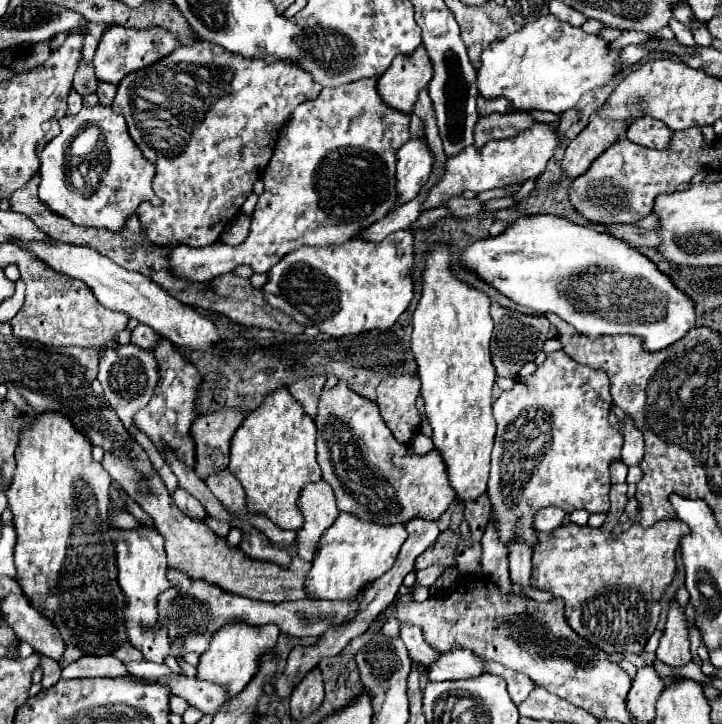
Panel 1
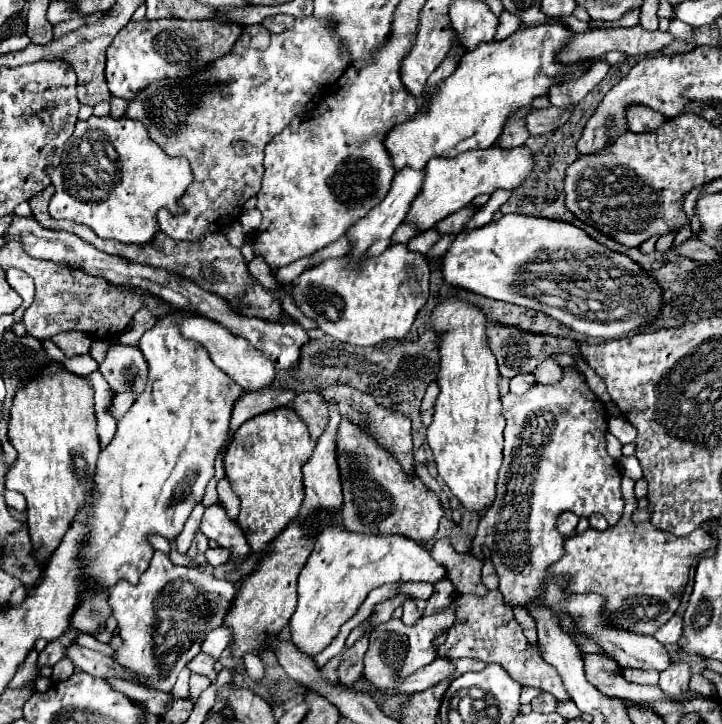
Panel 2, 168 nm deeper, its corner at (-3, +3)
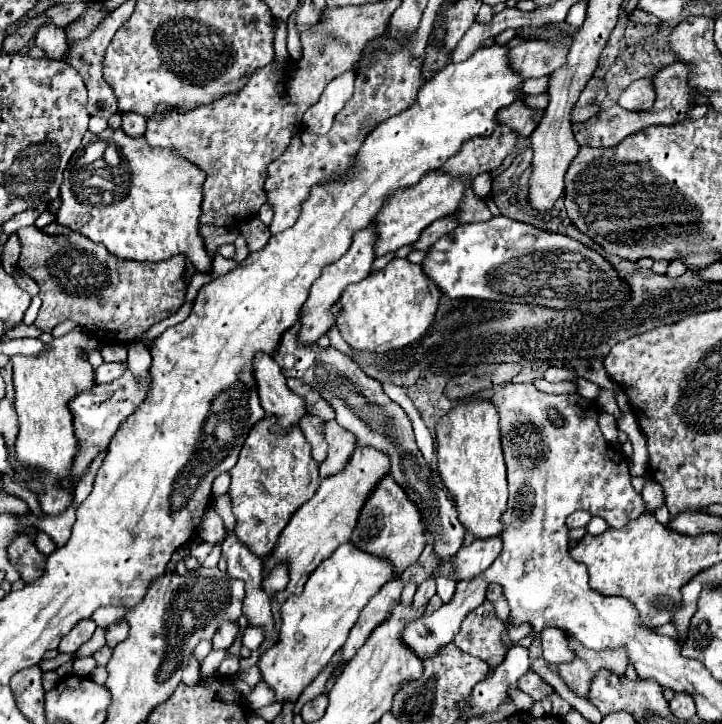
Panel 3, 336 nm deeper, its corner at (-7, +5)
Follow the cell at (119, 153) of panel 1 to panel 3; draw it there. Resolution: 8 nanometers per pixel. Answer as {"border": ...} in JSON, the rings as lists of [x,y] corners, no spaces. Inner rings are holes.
{"border":[[[108,129],[108,145],[114,145],[116,149],[118,149],[118,153],[120,153],[120,163],[116,165],[116,167],[110,167],[110,165],[106,165],[106,161],[104,159],[100,159],[100,161],[96,161],[96,163],[92,163],[92,165],[78,165],[78,157],[82,157],[82,149],[88,145],[88,143],[94,143],[94,141],[100,141],[102,137],[100,135],[92,135],[92,133],[88,133],[86,137],[84,137],[84,145],[80,147],[80,151],[72,157],[72,161],[70,161],[70,165],[68,165],[68,171],[64,171],[64,183],[62,183],[62,187],[60,187],[60,199],[62,199],[62,203],[60,203],[60,209],[58,209],[58,213],[56,213],[56,223],[58,225],[64,225],[64,227],[70,227],[72,231],[80,231],[82,235],[86,235],[88,239],[92,239],[92,241],[96,241],[96,243],[102,243],[102,245],[106,245],[108,247],[108,251],[114,255],[114,257],[118,257],[118,259],[126,259],[126,261],[150,261],[150,263],[158,263],[158,261],[164,261],[164,259],[170,259],[170,257],[174,257],[174,255],[178,255],[178,253],[184,253],[184,255],[188,255],[190,257],[190,263],[196,267],[196,271],[200,271],[200,273],[210,273],[210,267],[212,267],[212,257],[206,253],[206,247],[204,247],[204,239],[202,239],[202,235],[200,235],[200,231],[198,231],[198,225],[200,225],[200,215],[202,215],[202,183],[204,183],[204,179],[206,179],[206,175],[200,171],[200,169],[196,169],[196,165],[192,165],[192,163],[188,163],[188,161],[182,161],[182,159],[178,159],[170,149],[160,149],[160,147],[148,147],[148,143],[146,143],[146,139],[132,139],[132,137],[128,137],[128,135],[124,135],[124,131],[122,129],[118,129],[118,131],[110,131]]]}

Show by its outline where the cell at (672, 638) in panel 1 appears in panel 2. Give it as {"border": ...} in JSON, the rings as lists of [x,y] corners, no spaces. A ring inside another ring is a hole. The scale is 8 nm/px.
{"border":[[[672,661],[670,665],[668,665],[668,669],[664,669],[662,673],[660,673],[660,683],[658,683],[658,687],[664,691],[664,693],[668,693],[670,697],[674,697],[674,699],[678,699],[684,691],[688,691],[688,681],[690,681],[690,675],[692,675],[692,671],[690,671],[690,665],[686,663],[686,661]]]}

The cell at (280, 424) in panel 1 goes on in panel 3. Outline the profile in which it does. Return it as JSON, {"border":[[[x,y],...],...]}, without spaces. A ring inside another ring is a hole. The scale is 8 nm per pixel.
{"border":[[[272,417],[262,419],[248,433],[240,451],[238,463],[230,469],[230,501],[236,517],[234,535],[260,559],[272,555],[282,529],[290,517],[314,497],[320,485],[318,465],[310,455],[308,441],[302,431],[288,431],[288,435],[272,435]]]}

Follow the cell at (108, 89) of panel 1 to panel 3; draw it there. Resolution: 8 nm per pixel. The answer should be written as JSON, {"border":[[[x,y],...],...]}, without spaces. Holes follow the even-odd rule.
{"border":[[[122,115],[122,131],[130,137],[144,137],[146,119],[142,115]]]}

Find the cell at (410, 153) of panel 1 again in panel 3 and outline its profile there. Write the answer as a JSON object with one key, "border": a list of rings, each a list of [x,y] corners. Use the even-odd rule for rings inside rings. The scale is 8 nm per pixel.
{"border":[[[368,225],[366,229],[358,231],[354,235],[354,241],[350,245],[350,249],[334,263],[326,265],[322,269],[322,275],[314,281],[312,289],[310,289],[310,297],[302,307],[302,315],[300,315],[300,331],[298,331],[298,339],[304,345],[314,345],[322,335],[326,335],[334,325],[336,325],[336,317],[332,315],[332,305],[340,299],[340,295],[344,293],[344,289],[350,283],[358,283],[364,277],[370,275],[370,267],[374,263],[374,251],[372,251],[372,241],[376,241],[376,233],[374,227]]]}

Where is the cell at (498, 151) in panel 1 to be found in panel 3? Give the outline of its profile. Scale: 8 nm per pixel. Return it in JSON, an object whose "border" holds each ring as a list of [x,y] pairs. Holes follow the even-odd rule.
{"border":[[[430,171],[424,179],[420,179],[420,183],[394,191],[388,197],[388,201],[382,205],[382,209],[376,213],[376,217],[372,219],[376,231],[374,255],[382,257],[386,253],[398,251],[404,245],[414,243],[432,221],[454,213],[462,197],[464,197],[464,183],[440,171]]]}

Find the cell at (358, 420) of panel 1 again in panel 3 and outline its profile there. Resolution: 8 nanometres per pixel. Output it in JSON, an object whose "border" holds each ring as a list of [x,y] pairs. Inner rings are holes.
{"border":[[[390,475],[380,481],[368,503],[362,507],[358,525],[350,541],[362,551],[386,559],[394,567],[394,579],[400,579],[404,569],[418,561],[424,549],[424,525],[420,519],[420,511],[410,499],[406,499],[404,489]]]}

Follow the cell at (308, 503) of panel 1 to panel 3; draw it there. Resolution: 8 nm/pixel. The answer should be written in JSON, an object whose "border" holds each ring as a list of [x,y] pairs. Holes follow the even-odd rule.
{"border":[[[336,421],[324,423],[324,435],[328,441],[328,459],[320,465],[320,477],[338,473],[350,459],[352,449],[356,447],[356,437],[350,431],[342,429]]]}

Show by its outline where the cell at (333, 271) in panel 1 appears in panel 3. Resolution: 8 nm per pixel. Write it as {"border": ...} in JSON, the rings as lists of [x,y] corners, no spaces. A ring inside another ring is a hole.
{"border":[[[392,259],[386,269],[350,285],[332,311],[336,311],[336,327],[350,347],[386,353],[390,349],[406,347],[424,335],[436,317],[438,299],[440,289],[422,275],[420,265],[412,265],[406,259]]]}

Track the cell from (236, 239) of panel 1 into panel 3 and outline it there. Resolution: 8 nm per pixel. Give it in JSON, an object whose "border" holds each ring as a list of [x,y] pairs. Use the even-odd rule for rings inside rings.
{"border":[[[216,254],[212,264],[212,272],[210,274],[211,278],[214,280],[220,276],[226,275],[234,267],[238,265],[237,262],[232,261],[232,259],[226,259],[220,254]]]}

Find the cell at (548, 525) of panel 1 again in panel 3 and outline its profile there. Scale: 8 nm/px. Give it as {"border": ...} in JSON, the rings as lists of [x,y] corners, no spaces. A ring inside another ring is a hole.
{"border":[[[574,511],[574,513],[572,513],[568,519],[566,519],[566,525],[568,525],[568,529],[586,527],[590,519],[592,519],[592,517],[588,515],[588,511]]]}

